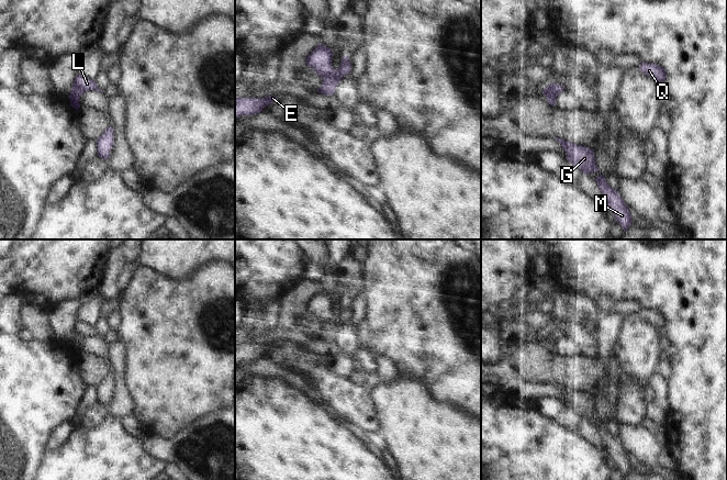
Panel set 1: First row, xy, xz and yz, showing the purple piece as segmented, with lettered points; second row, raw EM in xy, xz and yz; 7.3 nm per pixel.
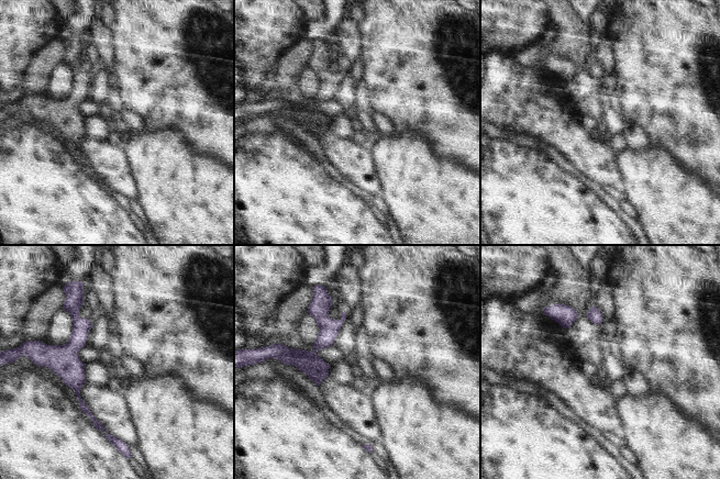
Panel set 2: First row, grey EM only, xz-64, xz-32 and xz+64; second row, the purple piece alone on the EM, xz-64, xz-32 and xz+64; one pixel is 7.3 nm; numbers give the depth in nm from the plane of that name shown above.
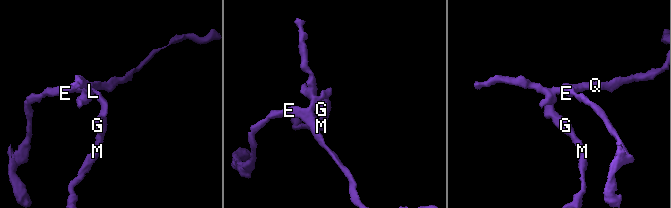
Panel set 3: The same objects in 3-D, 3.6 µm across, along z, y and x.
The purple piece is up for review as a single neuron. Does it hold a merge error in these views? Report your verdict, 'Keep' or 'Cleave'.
Keep

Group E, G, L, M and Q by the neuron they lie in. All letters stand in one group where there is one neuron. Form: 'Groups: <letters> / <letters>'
Groups: E G L M Q

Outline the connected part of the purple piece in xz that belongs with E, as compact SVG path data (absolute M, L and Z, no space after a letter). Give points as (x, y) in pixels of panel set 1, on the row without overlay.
M269 342L267 344L235 344L235 364L241 361L254 361L262 357L266 351L270 351L278 344Z

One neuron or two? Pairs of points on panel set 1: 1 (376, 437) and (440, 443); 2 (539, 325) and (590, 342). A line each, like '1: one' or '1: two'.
1: two
2: one

